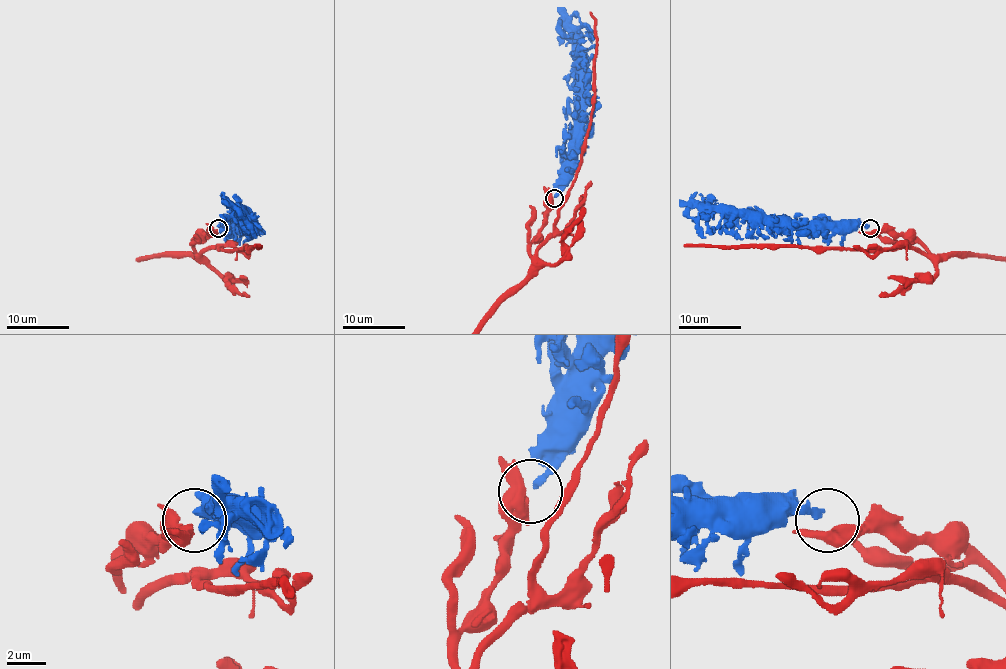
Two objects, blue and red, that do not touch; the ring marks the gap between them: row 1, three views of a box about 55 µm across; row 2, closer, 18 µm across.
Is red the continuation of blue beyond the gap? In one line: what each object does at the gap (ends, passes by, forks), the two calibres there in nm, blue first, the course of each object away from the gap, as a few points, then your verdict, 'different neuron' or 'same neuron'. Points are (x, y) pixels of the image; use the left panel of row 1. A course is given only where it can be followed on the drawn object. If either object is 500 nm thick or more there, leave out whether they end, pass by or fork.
360 nm thick on the blue side, 500 nm on the other; blue runs (220, 227), (239, 219), (238, 211), (222, 200); different neuron

